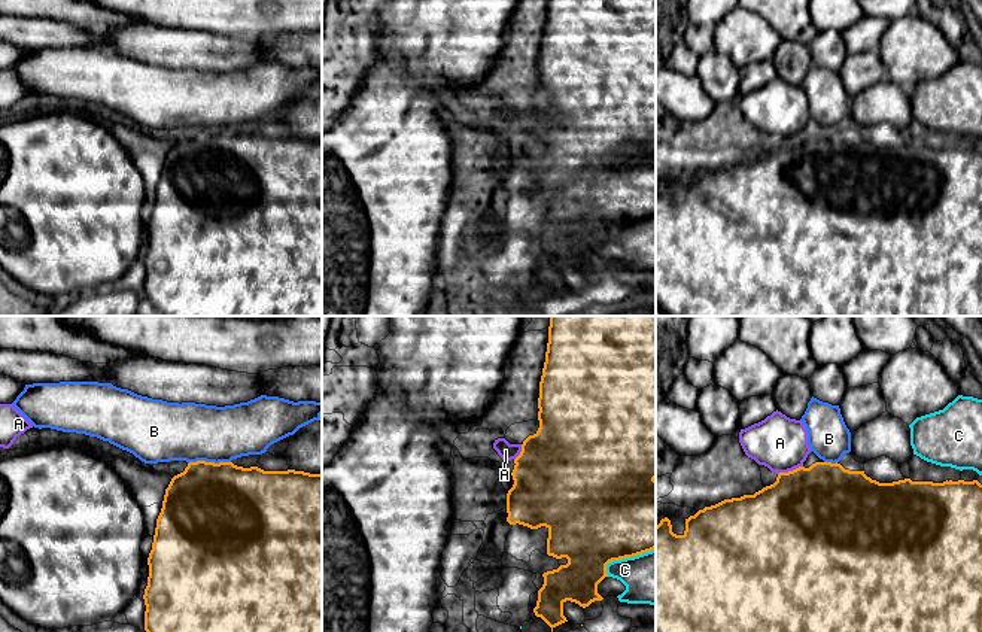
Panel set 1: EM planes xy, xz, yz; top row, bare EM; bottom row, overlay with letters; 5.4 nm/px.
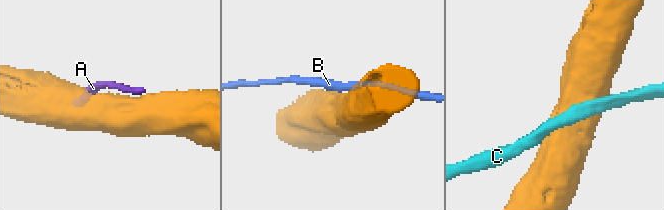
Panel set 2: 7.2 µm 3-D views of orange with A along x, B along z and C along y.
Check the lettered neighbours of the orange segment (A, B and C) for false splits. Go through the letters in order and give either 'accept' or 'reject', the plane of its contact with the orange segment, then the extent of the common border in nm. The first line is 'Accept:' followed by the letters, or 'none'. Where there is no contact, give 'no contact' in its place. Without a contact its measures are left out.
Accept: none
A: reject; contact in yz; length 140 nm
B: reject; contact in xy; length 240 nm
C: reject; contact in xz; length 300 nm

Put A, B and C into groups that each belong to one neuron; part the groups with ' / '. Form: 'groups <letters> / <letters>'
groups A / B / C

